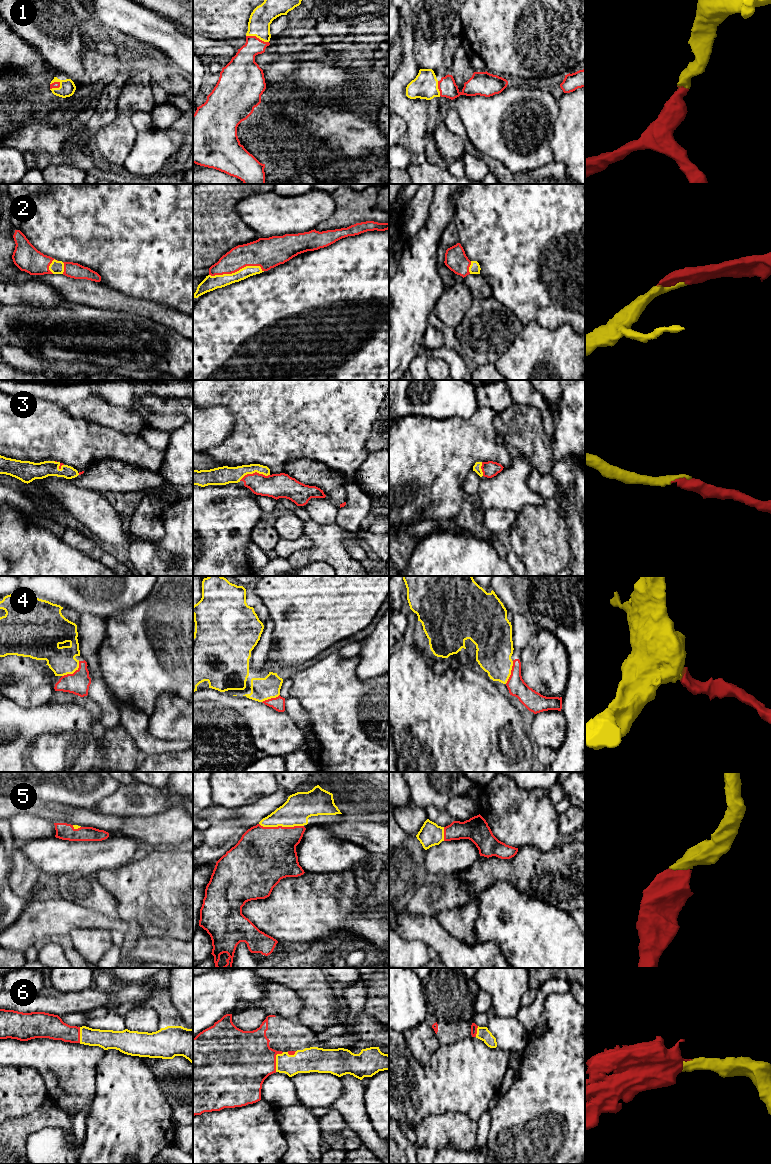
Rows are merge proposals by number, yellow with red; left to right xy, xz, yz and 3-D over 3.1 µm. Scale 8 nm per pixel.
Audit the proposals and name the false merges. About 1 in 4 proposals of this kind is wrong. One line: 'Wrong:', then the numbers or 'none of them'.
Wrong: none of them

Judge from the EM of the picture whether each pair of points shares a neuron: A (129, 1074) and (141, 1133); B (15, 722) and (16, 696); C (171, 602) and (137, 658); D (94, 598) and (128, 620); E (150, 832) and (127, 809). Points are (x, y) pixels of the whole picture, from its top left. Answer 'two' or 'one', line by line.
A: one
B: two
C: one
D: two
E: two

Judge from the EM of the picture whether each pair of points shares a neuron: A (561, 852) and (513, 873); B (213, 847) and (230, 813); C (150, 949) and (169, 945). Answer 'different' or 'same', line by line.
A: same
B: different
C: same

